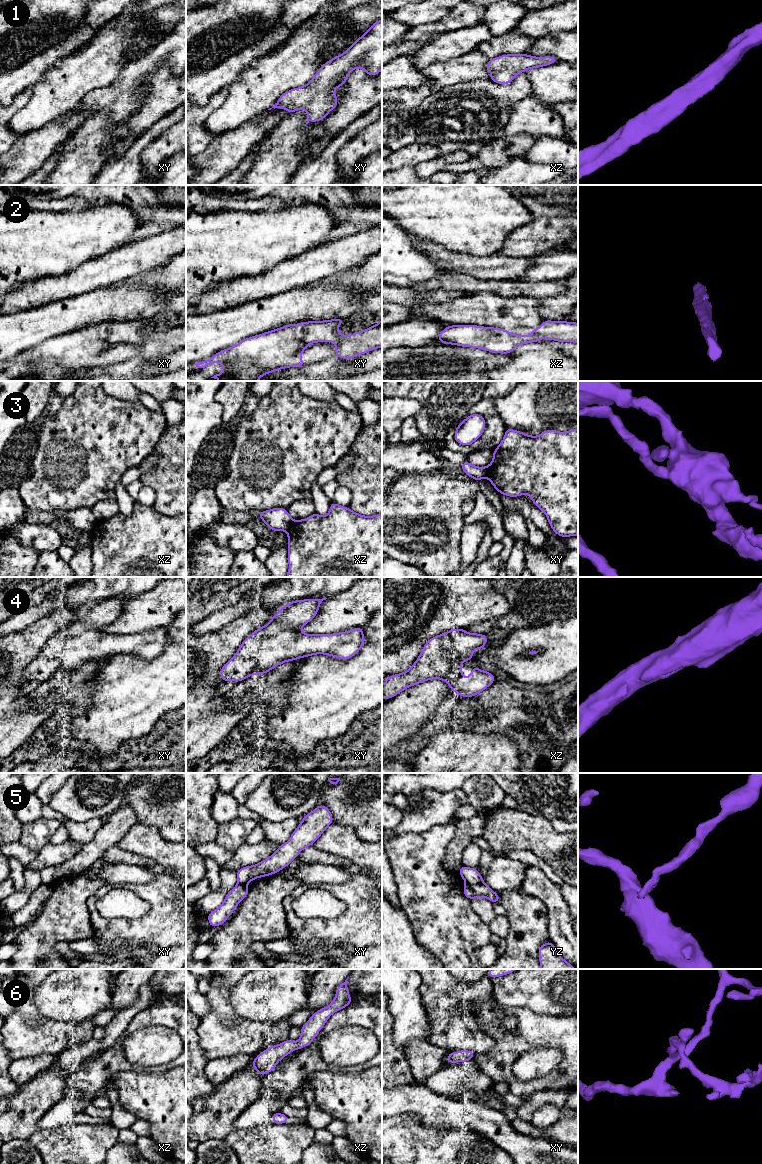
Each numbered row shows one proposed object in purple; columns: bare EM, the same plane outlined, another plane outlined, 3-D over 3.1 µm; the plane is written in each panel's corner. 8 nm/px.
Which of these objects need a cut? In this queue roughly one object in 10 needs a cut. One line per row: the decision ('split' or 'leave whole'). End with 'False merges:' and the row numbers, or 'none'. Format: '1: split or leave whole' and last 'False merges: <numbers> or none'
1: leave whole
2: leave whole
3: split
4: leave whole
5: split
6: leave whole
False merges: 3, 5

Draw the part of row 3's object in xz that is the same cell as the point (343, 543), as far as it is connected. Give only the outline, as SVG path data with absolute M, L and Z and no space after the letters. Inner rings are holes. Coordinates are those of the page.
M331 502L327 515L317 513L292 521L287 530L288 564L286 577L382 577L382 514L363 516Z

